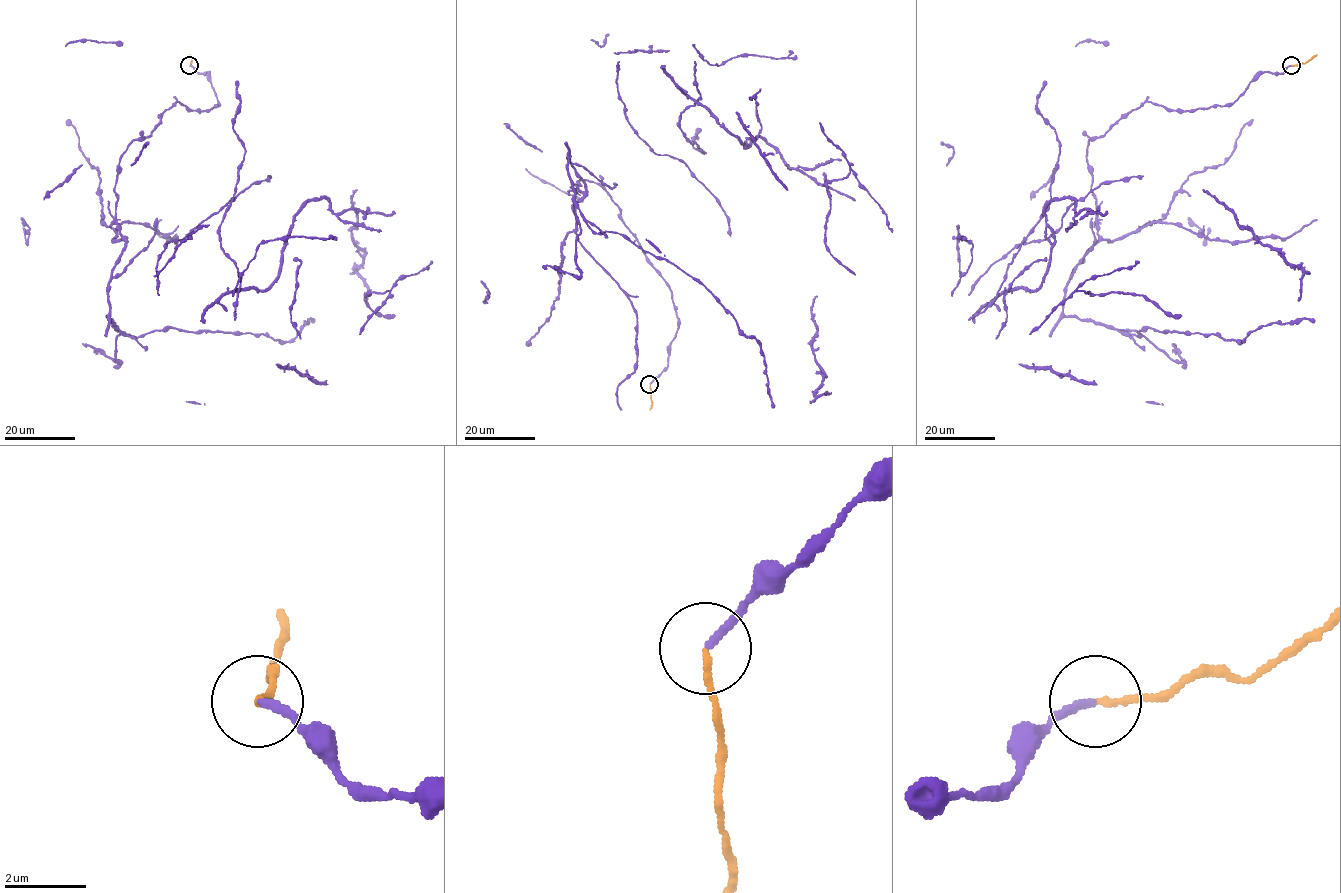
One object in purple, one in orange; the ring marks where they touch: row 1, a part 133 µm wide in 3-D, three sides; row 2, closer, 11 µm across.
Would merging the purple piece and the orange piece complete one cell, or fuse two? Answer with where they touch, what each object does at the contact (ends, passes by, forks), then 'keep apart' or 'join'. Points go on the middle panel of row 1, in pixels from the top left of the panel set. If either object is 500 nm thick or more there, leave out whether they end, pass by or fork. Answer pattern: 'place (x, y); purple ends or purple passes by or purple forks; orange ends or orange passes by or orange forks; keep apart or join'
place (649, 384); purple ends; orange ends; join

